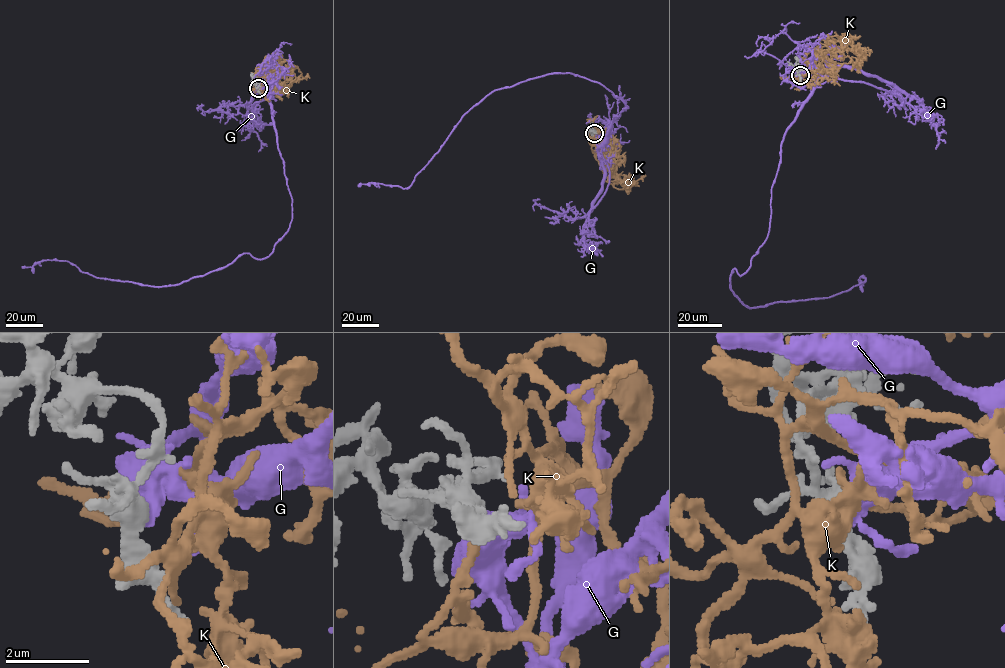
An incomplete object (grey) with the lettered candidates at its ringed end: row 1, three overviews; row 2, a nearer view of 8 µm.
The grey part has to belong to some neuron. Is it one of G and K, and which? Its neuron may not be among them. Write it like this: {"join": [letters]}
{"join": ["K"]}

